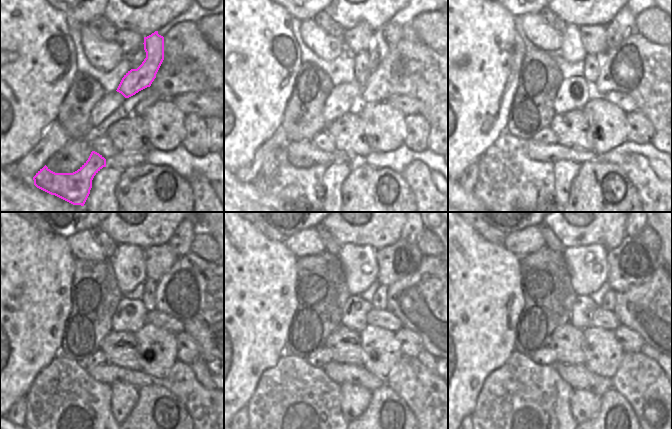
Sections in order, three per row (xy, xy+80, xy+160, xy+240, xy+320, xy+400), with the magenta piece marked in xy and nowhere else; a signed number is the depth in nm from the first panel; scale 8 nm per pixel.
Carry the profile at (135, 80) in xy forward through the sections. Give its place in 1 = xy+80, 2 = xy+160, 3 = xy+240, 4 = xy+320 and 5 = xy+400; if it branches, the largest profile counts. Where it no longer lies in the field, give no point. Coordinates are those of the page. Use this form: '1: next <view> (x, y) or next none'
1: next xy+80 (385, 38)
2: next xy+160 (622, 25)
3: next xy+240 (180, 241)
4: next xy+320 (410, 232)
5: next xy+400 (632, 232)

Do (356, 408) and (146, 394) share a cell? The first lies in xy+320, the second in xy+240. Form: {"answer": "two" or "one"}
{"answer": "two"}

